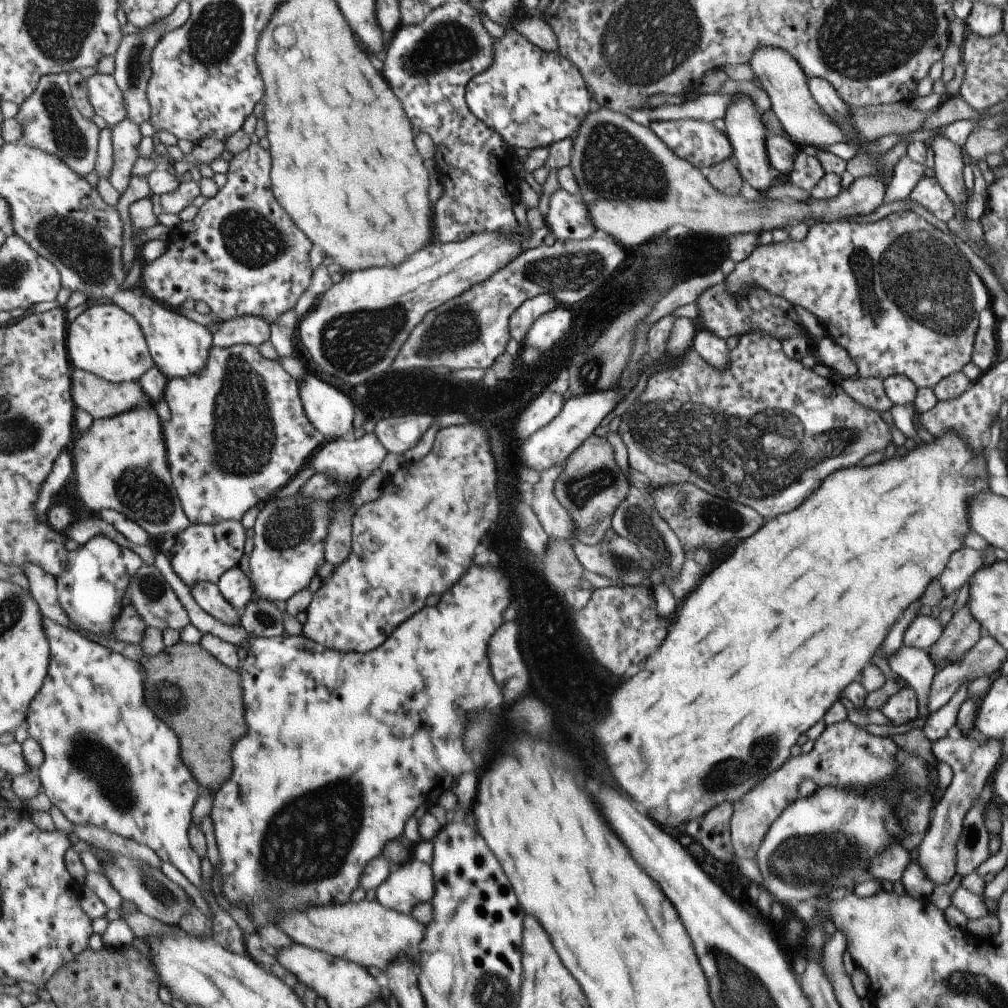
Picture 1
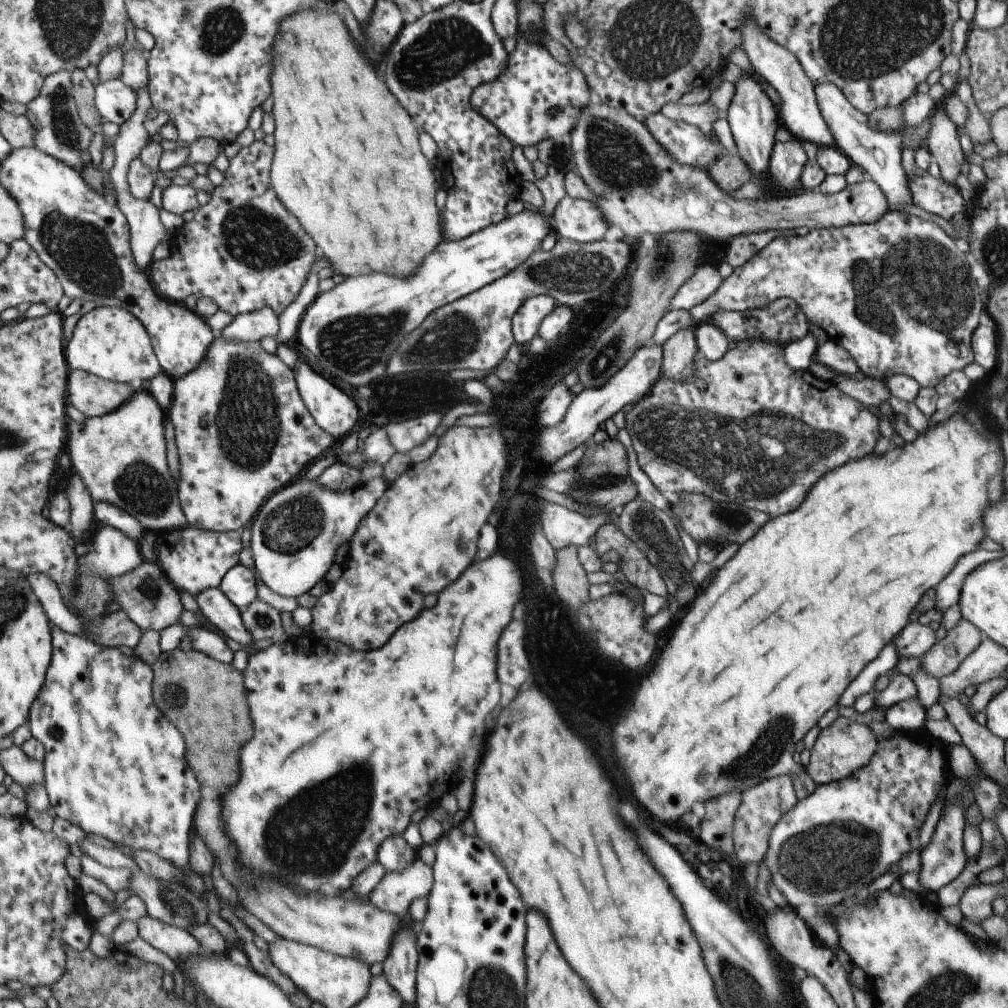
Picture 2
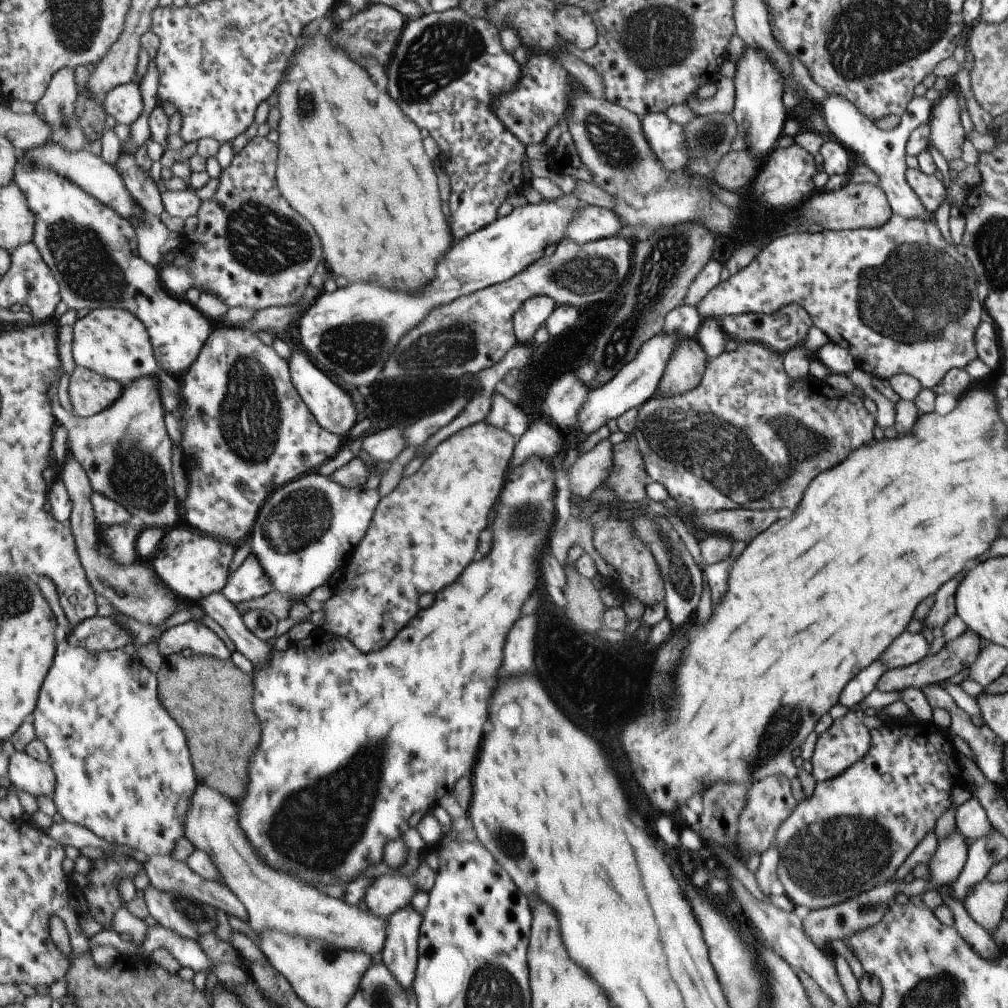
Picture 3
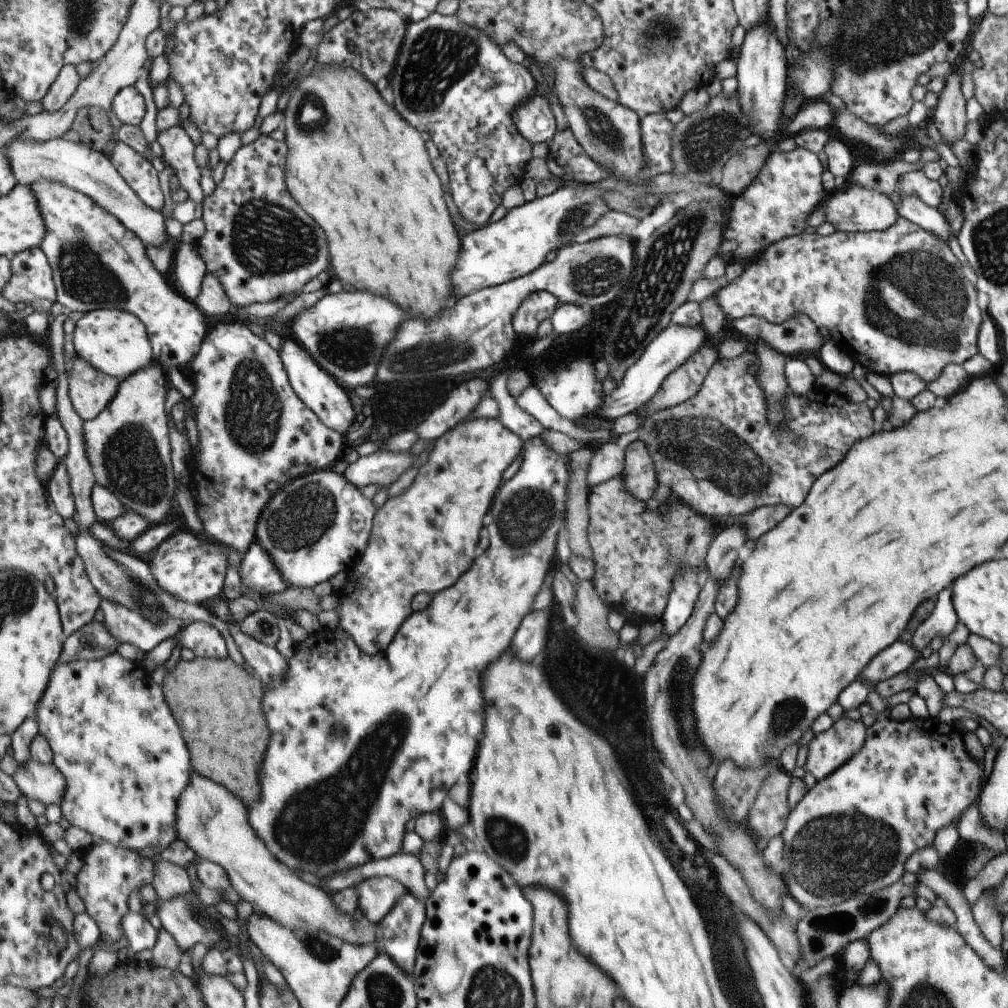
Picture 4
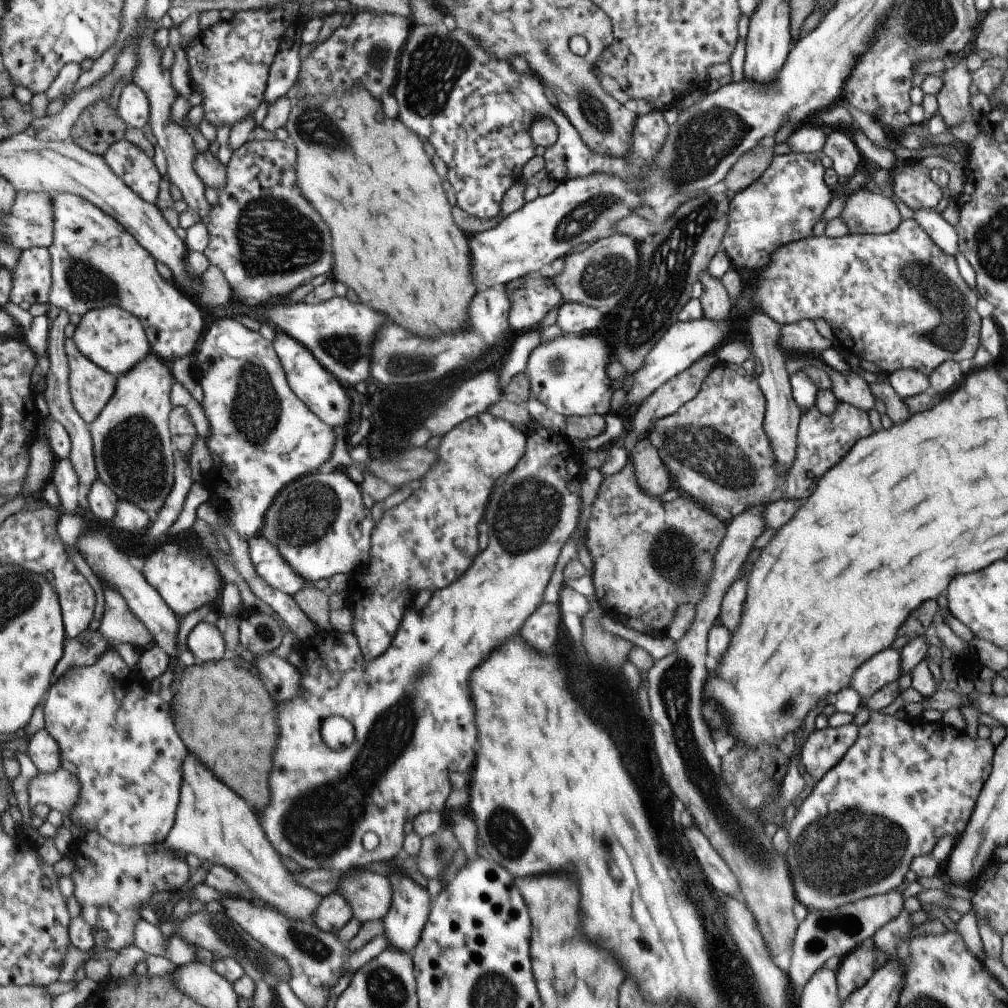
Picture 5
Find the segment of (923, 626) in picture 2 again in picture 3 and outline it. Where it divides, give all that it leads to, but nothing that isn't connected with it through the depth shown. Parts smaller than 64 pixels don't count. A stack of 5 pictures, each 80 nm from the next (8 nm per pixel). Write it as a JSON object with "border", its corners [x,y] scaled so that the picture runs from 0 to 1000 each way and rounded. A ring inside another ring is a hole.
{"border":[[[896,626],[886,639],[879,643],[871,655],[877,666],[899,662],[913,656],[922,645],[922,631],[916,627],[904,629]]]}

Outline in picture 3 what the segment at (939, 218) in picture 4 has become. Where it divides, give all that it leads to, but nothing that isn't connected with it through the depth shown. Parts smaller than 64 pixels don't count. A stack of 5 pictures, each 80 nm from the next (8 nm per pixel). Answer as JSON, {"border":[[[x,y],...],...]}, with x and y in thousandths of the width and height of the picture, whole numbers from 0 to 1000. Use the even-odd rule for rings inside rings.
{"border":[[[822,94],[821,97],[811,103],[815,120],[819,123],[821,131],[826,137],[842,151],[846,151],[858,165],[861,165],[872,176],[871,186],[878,191],[880,200],[886,211],[901,217],[910,217],[928,221],[923,217],[923,210],[918,208],[910,193],[902,187],[897,176],[898,165],[898,141],[914,123],[921,123],[925,110],[925,103],[918,96],[907,96],[900,102],[898,111],[893,115],[893,122],[883,130],[875,130],[866,120],[858,117],[851,109],[830,94]]]}

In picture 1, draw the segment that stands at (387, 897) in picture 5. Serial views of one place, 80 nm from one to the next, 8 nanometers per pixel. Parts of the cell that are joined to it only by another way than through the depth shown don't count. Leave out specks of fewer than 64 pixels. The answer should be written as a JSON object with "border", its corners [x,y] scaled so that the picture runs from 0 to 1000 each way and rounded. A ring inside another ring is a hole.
{"border":[[[409,851],[406,855],[392,860],[371,887],[373,893],[384,901],[408,908],[415,897],[428,896],[433,887],[430,860]]]}

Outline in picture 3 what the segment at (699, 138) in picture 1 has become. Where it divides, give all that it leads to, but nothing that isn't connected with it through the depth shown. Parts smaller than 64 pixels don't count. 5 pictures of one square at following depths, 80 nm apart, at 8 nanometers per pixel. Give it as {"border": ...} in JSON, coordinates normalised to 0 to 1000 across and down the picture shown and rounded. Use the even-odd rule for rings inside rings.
{"border":[[[643,112],[634,118],[638,135],[656,167],[662,171],[679,169],[677,124],[666,121],[660,112]]]}

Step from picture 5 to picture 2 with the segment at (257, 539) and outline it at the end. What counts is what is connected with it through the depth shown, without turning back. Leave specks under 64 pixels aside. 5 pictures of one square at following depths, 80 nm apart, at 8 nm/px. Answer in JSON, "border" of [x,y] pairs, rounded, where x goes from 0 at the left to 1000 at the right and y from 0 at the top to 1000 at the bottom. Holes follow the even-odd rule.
{"border":[[[237,559],[223,570],[218,584],[238,603],[242,608],[253,596],[255,596],[255,566],[253,563]]]}

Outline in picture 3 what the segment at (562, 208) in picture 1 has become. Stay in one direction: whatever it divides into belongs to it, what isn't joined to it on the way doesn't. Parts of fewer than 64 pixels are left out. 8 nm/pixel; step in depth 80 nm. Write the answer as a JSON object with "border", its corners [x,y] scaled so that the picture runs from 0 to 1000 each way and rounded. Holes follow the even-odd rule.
{"border":[[[582,202],[572,210],[563,228],[563,235],[572,241],[607,235],[612,233],[617,225],[613,214],[609,213],[606,207]]]}

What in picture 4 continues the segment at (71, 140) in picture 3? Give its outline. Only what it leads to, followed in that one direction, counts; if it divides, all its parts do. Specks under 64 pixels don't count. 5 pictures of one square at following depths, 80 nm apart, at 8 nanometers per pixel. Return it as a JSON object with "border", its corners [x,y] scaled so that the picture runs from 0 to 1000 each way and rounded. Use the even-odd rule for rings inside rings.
{"border":[[[66,64],[61,68],[60,74],[42,99],[45,110],[57,111],[63,107],[78,87],[80,77],[75,64]]]}

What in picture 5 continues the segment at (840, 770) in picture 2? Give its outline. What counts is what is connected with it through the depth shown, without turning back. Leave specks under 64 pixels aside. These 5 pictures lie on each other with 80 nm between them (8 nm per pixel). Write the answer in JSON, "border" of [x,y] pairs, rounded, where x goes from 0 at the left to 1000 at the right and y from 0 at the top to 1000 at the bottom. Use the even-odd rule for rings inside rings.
{"border":[[[845,717],[808,723],[794,742],[798,765],[811,776],[836,752],[849,733],[850,723]]]}

